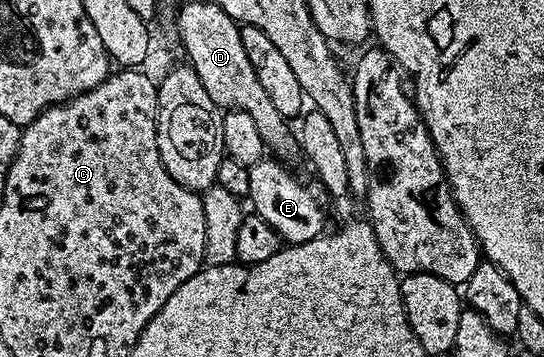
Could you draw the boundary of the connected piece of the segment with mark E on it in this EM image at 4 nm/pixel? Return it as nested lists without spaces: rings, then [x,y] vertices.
[[[266,157],[260,163],[253,164],[249,168],[251,189],[247,199],[248,202],[253,202],[252,210],[255,214],[263,217],[263,221],[267,221],[267,225],[271,225],[271,229],[275,229],[277,236],[286,244],[306,243],[316,239],[326,230],[325,211],[317,200],[318,192],[296,183],[284,170],[288,171],[272,157]]]

